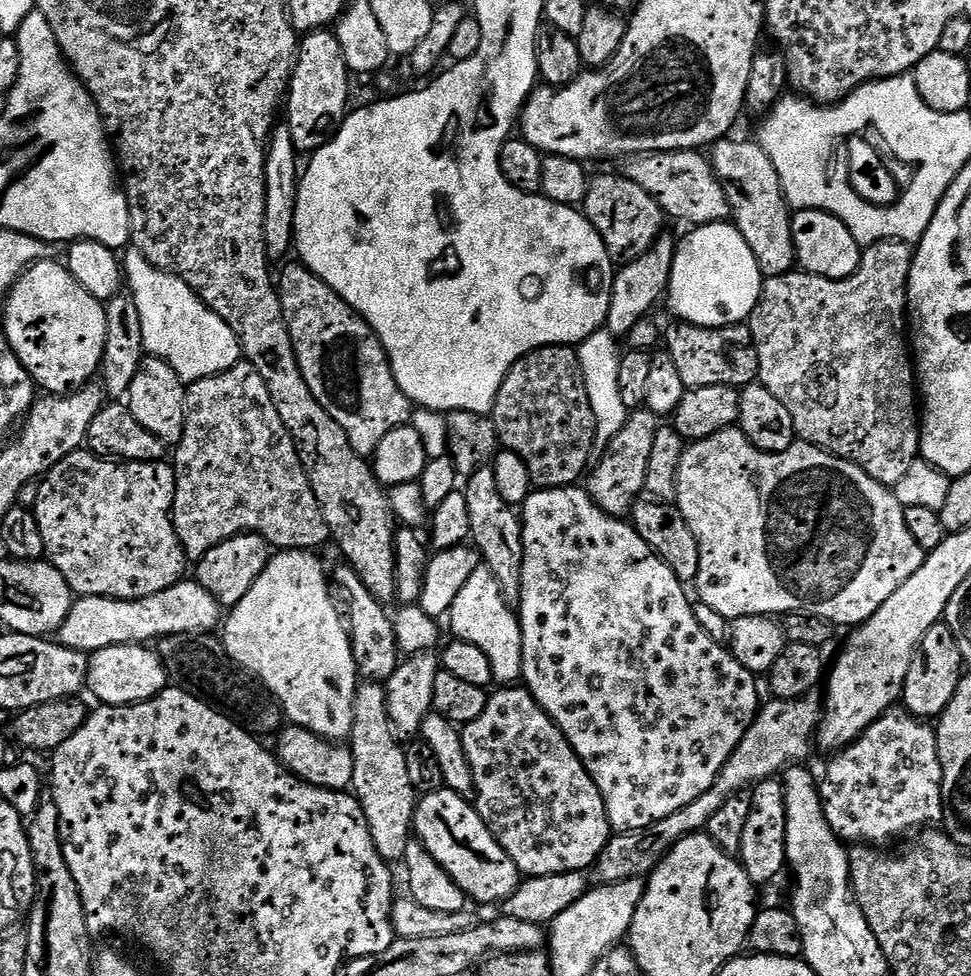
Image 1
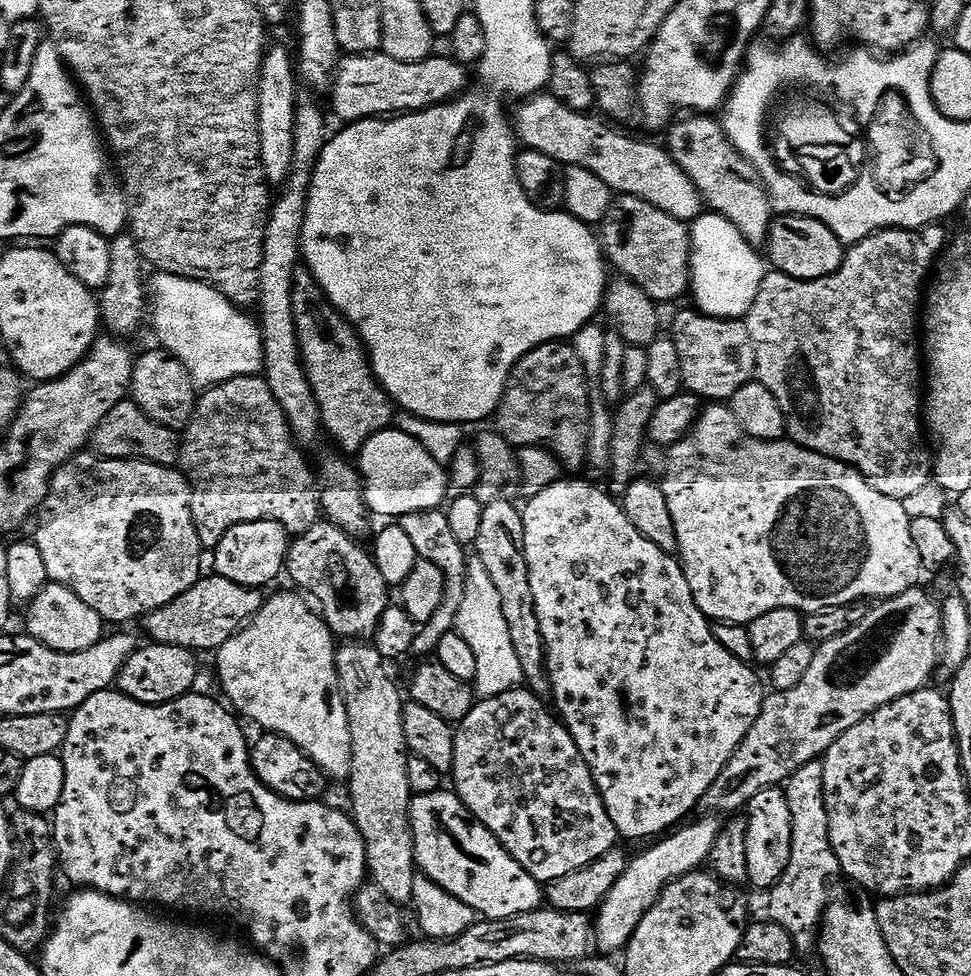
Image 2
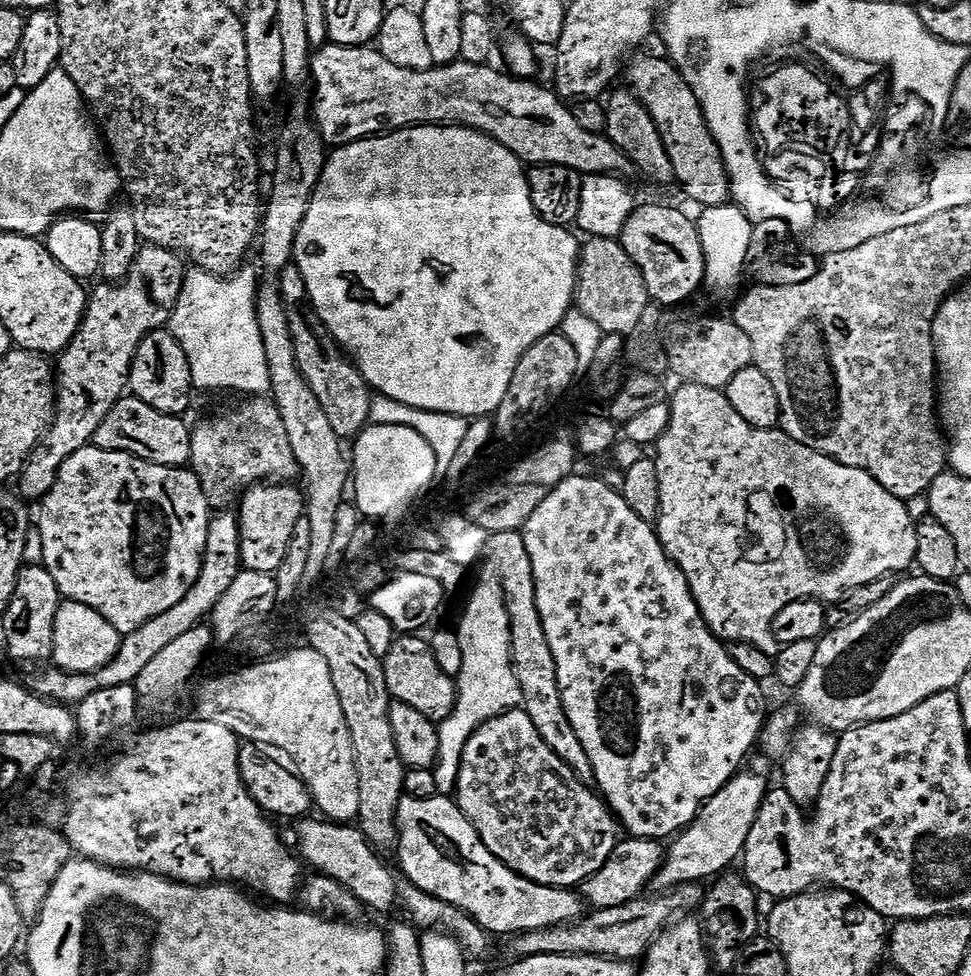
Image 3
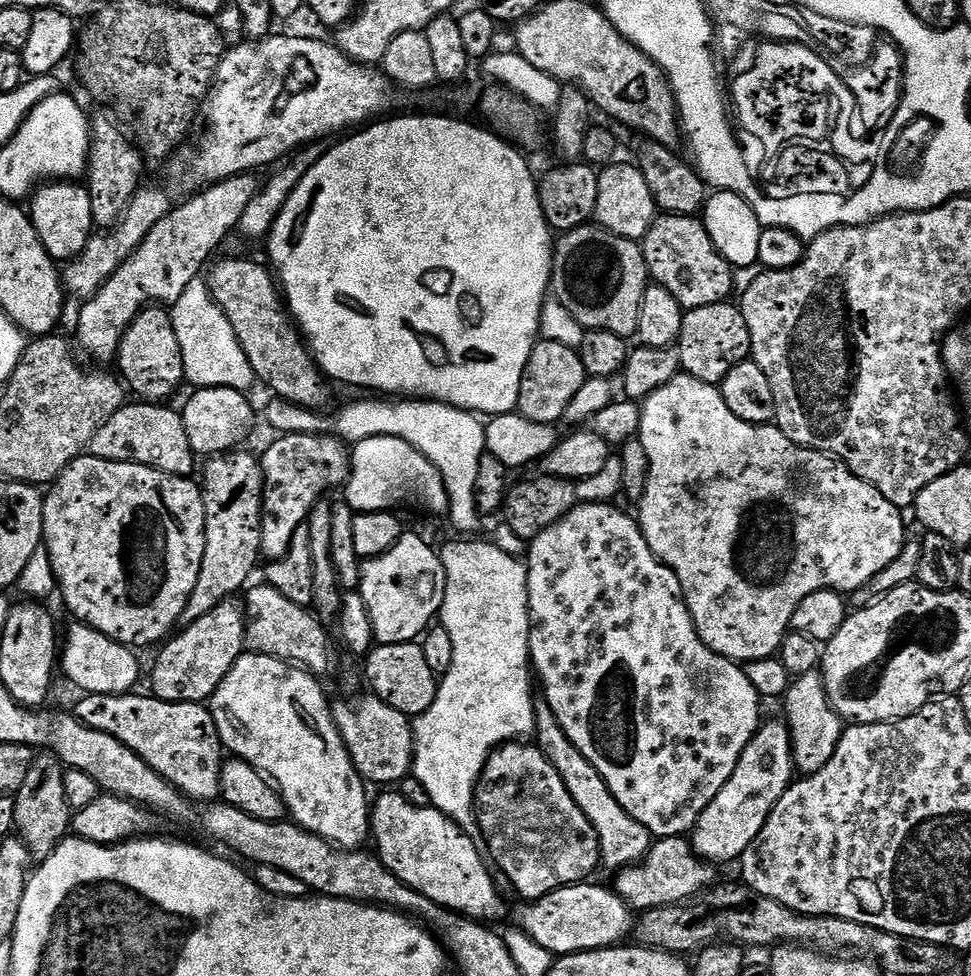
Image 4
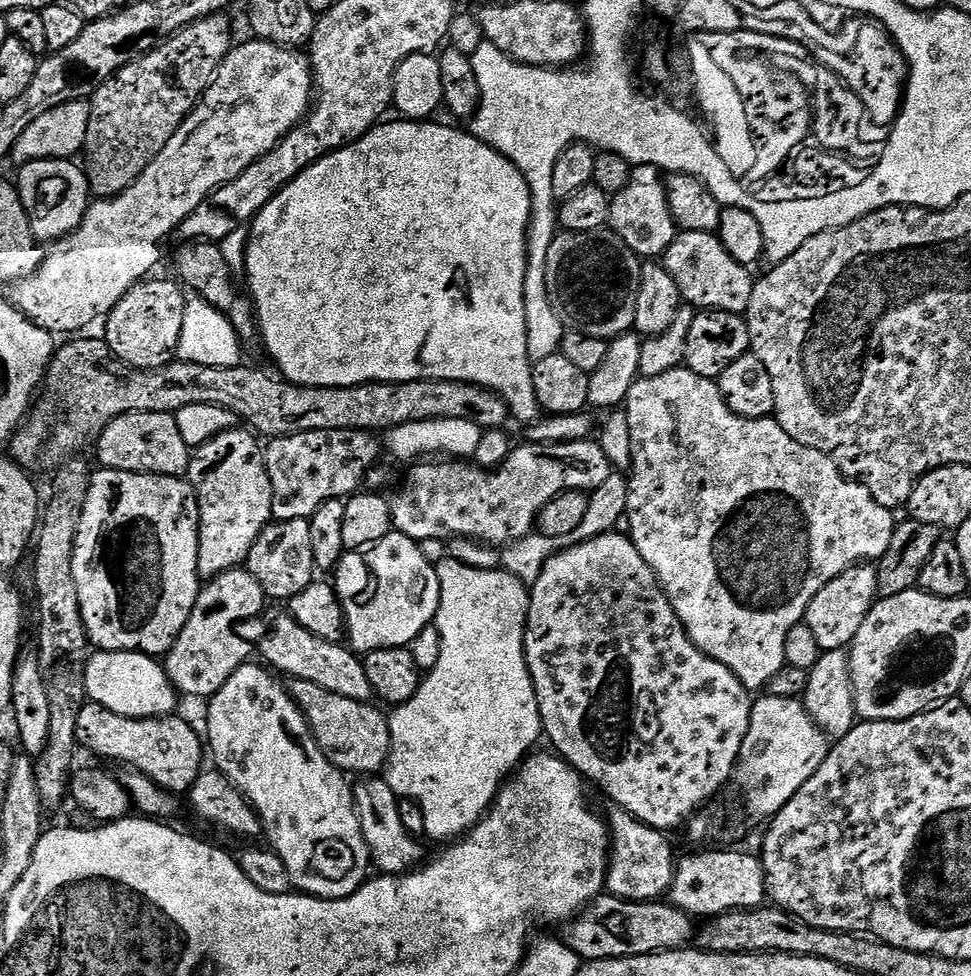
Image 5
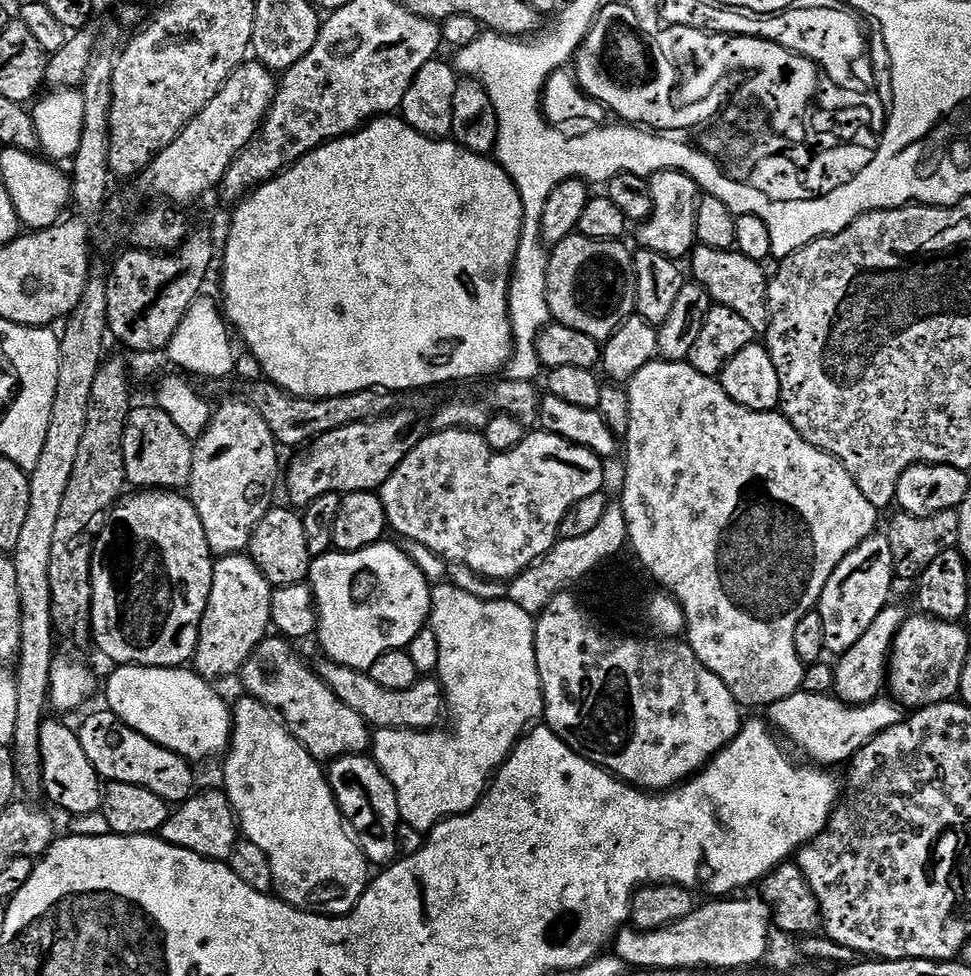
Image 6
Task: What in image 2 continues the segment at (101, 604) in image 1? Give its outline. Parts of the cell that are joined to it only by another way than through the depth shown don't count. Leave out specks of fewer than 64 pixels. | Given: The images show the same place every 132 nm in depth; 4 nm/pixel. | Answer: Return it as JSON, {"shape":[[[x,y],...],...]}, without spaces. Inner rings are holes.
{"shape":[[[209,574],[193,588],[186,590],[186,594],[174,598],[174,602],[143,617],[142,625],[148,631],[149,641],[191,648],[197,654],[212,654],[239,634],[260,613],[265,599],[265,593],[259,588],[238,586],[238,582],[230,582],[230,578]]]}

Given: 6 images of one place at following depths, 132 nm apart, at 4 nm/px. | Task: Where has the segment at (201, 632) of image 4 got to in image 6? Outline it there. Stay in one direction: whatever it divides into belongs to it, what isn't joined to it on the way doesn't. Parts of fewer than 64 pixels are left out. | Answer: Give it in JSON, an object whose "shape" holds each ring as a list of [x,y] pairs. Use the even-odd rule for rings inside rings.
{"shape":[[[247,554],[221,556],[212,566],[212,589],[206,614],[200,623],[200,637],[194,657],[194,670],[209,682],[235,677],[269,635],[272,628],[270,602],[273,585]]]}

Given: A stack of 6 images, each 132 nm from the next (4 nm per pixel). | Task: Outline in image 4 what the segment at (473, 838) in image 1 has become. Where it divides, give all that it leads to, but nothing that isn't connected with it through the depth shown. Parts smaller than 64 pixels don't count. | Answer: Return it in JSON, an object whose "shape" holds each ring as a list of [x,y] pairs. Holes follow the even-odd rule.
{"shape":[[[384,790],[381,792],[384,792],[384,793],[382,793],[381,796],[377,798],[377,800],[375,797],[374,803],[371,805],[371,808],[370,808],[370,832],[371,832],[371,835],[374,837],[374,840],[375,840],[375,836],[376,836],[376,848],[377,849],[375,848],[375,851],[378,853],[380,861],[382,861],[383,864],[385,864],[390,869],[390,871],[392,871],[394,873],[394,875],[399,880],[401,880],[402,883],[404,883],[406,886],[410,886],[416,892],[421,892],[426,898],[430,898],[433,902],[435,902],[435,904],[439,904],[441,908],[447,908],[457,914],[463,914],[465,917],[471,918],[477,922],[492,922],[492,921],[488,921],[488,920],[498,919],[499,916],[502,915],[504,912],[504,900],[502,897],[500,897],[500,892],[498,889],[496,889],[496,884],[494,881],[492,881],[492,876],[490,873],[488,873],[487,866],[484,865],[485,857],[482,855],[482,852],[481,852],[482,857],[480,857],[480,852],[478,849],[476,849],[475,842],[472,841],[470,837],[468,837],[469,833],[467,831],[465,831],[465,829],[462,829],[459,826],[457,826],[457,824],[454,821],[452,821],[451,818],[448,817],[446,814],[442,814],[441,812],[439,812],[439,810],[437,808],[433,808],[431,806],[416,807],[416,806],[412,805],[410,802],[408,802],[406,800],[406,798],[400,796],[399,791],[396,791],[396,790]],[[593,882],[570,884],[543,896],[541,900],[525,903],[519,927],[538,946],[557,957],[574,952],[592,952],[596,948],[619,945],[624,935],[634,928],[634,912],[611,887],[599,888]]]}

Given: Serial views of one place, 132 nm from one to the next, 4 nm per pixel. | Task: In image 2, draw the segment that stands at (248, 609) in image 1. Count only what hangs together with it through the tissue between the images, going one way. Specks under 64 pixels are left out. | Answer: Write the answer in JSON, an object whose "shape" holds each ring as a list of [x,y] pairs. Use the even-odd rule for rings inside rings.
{"shape":[[[295,591],[292,592],[280,592],[277,596],[269,595],[267,599],[265,599],[263,606],[261,606],[260,613],[257,614],[239,634],[234,638],[230,638],[218,649],[214,659],[216,659],[216,668],[220,671],[220,684],[224,687],[225,694],[228,695],[229,701],[227,700],[227,703],[231,705],[245,721],[247,721],[246,719],[253,720],[258,727],[264,728],[260,730],[263,730],[265,733],[287,738],[294,746],[300,748],[305,755],[309,756],[309,758],[316,763],[317,767],[320,768],[321,772],[324,773],[329,781],[347,781],[352,774],[352,739],[350,738],[350,726],[348,725],[348,715],[346,714],[346,702],[340,689],[340,675],[336,669],[338,644],[333,637],[332,631],[328,629],[328,626],[314,611],[313,605],[309,603],[303,595],[297,594]]]}

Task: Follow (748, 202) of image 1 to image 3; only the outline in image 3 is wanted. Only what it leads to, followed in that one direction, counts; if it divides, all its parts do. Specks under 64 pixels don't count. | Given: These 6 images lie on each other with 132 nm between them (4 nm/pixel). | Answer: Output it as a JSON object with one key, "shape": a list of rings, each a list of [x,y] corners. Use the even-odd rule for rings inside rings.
{"shape":[[[663,55],[639,56],[635,57],[637,60],[632,65],[627,65],[627,87],[639,98],[640,104],[646,106],[650,118],[654,118],[654,126],[658,126],[662,134],[666,154],[670,154],[670,162],[674,162],[676,184],[684,187],[685,194],[697,200],[700,206],[729,203],[732,182],[724,169],[722,150],[704,121],[702,106],[683,71]]]}

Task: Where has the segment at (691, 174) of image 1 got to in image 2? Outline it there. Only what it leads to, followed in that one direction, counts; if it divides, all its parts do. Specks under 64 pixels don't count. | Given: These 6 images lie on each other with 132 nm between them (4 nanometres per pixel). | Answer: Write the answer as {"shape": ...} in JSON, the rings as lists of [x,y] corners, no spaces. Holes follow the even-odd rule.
{"shape":[[[537,94],[525,99],[521,104],[524,105],[517,110],[516,116],[514,112],[514,132],[524,148],[533,148],[542,154],[550,154],[550,158],[554,158],[561,166],[582,166],[598,174],[598,178],[602,178],[602,182],[606,182],[606,186],[610,186],[613,193],[642,198],[658,206],[658,210],[679,220],[691,222],[705,211],[706,205],[703,197],[700,196],[698,186],[694,184],[690,174],[686,174],[686,170],[678,166],[678,162],[667,147],[660,145],[659,148],[648,140],[634,140],[630,136],[614,132],[611,123],[602,124],[595,120],[595,115],[570,110],[570,106],[562,106],[562,102],[558,102],[551,94]]]}

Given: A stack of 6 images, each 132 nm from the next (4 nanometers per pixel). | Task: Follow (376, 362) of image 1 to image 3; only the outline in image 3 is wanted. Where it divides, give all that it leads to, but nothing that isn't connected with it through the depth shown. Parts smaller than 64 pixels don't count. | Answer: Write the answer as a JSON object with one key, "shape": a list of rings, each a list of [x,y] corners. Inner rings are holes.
{"shape":[[[295,262],[286,265],[278,273],[278,283],[282,302],[286,306],[290,334],[294,340],[296,364],[300,368],[300,373],[318,398],[318,402],[322,402],[322,410],[326,410],[326,418],[330,418],[334,434],[338,434],[345,442],[351,441],[369,427],[372,419],[373,389],[369,388],[360,369],[352,363],[344,349],[336,343],[318,318],[308,300],[304,279]]]}

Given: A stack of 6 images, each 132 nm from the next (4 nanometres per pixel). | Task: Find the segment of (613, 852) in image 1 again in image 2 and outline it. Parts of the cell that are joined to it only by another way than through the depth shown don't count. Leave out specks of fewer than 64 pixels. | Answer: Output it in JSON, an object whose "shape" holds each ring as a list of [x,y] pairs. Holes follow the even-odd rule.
{"shape":[[[913,586],[890,600],[877,603],[868,611],[866,618],[854,626],[854,630],[819,645],[806,678],[802,678],[794,690],[773,691],[765,695],[764,705],[750,734],[740,743],[708,791],[706,805],[708,804],[709,810],[736,814],[747,809],[754,794],[783,785],[799,768],[819,761],[830,750],[830,746],[842,738],[842,734],[861,724],[867,716],[872,716],[887,704],[893,704],[903,696],[914,694],[925,687],[931,681],[928,679],[936,672],[936,664],[938,668],[942,660],[943,618],[941,601],[927,596],[920,586]]]}

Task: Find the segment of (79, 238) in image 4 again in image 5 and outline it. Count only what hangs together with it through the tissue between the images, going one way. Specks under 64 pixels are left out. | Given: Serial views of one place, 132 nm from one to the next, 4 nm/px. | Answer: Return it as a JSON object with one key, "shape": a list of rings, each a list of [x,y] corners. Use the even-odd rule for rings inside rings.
{"shape":[[[68,158],[43,159],[32,160],[21,170],[18,191],[28,215],[30,230],[37,241],[55,242],[63,236],[70,236],[82,222],[88,212],[90,189],[83,167],[79,163]]]}

